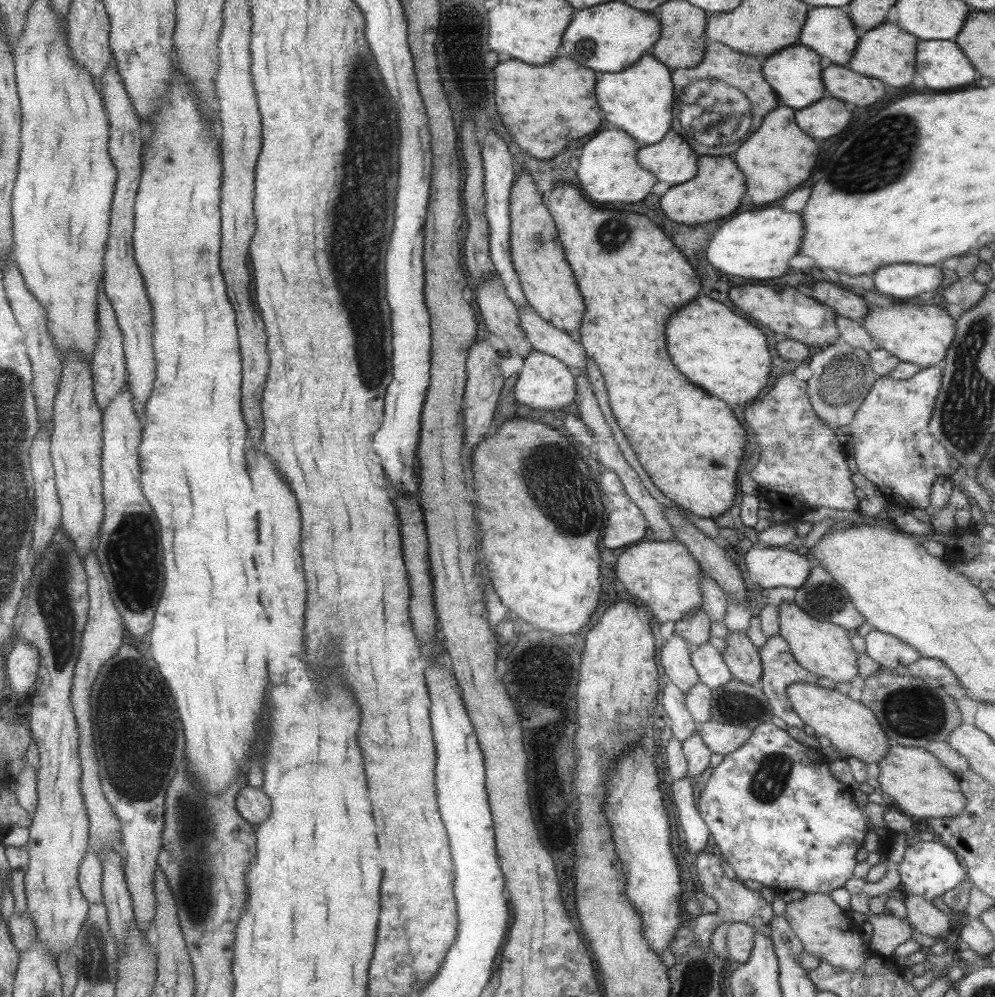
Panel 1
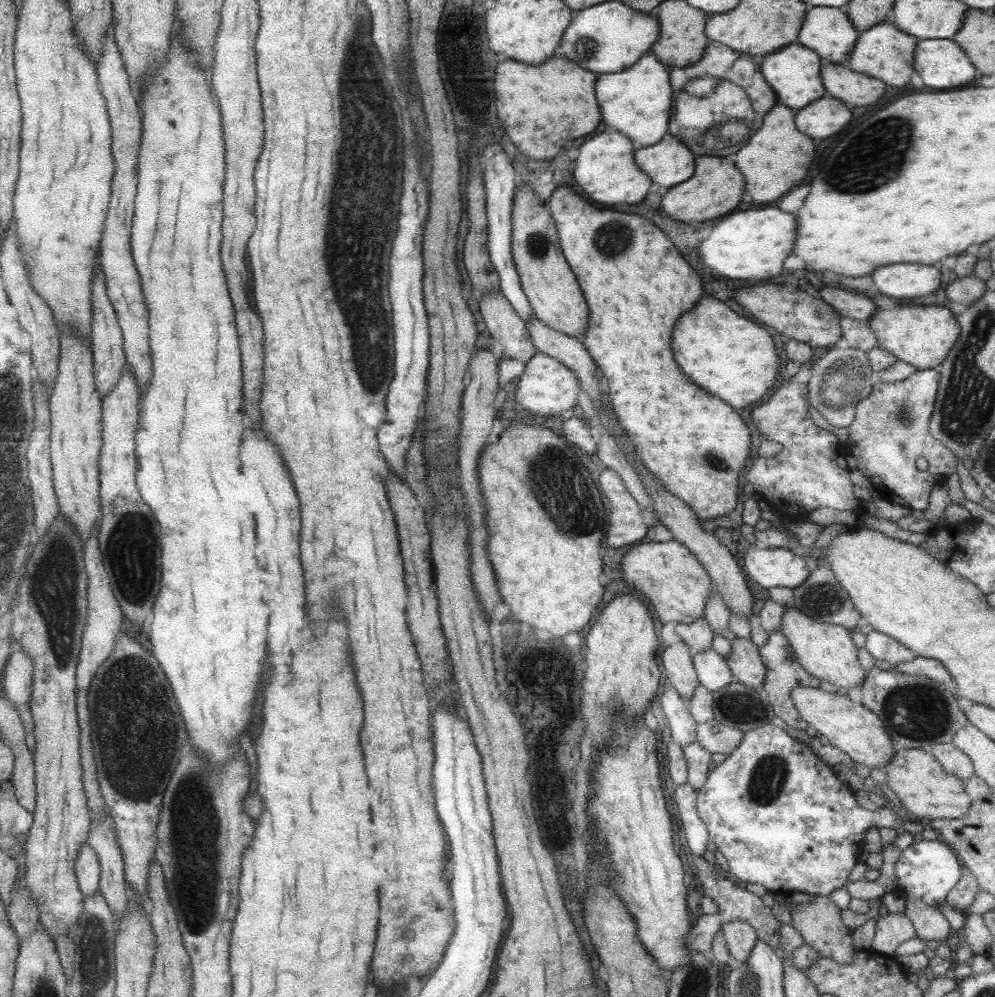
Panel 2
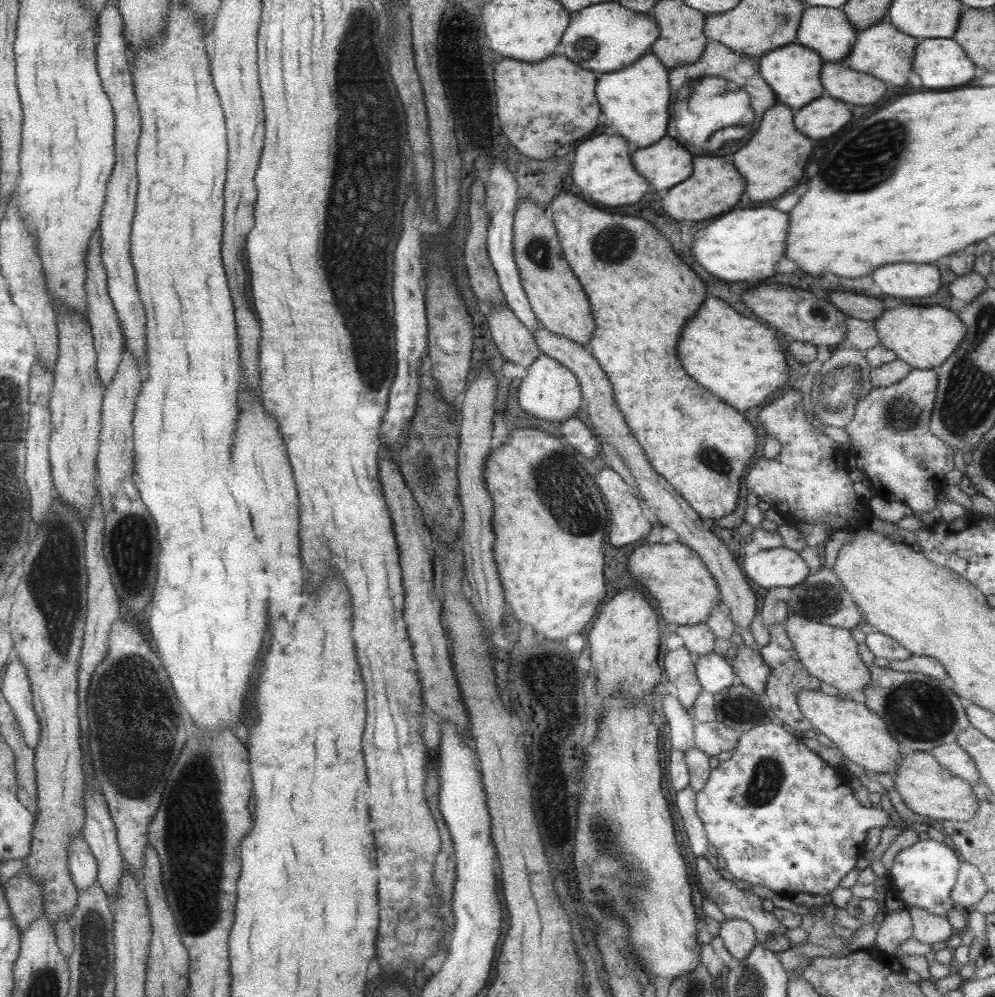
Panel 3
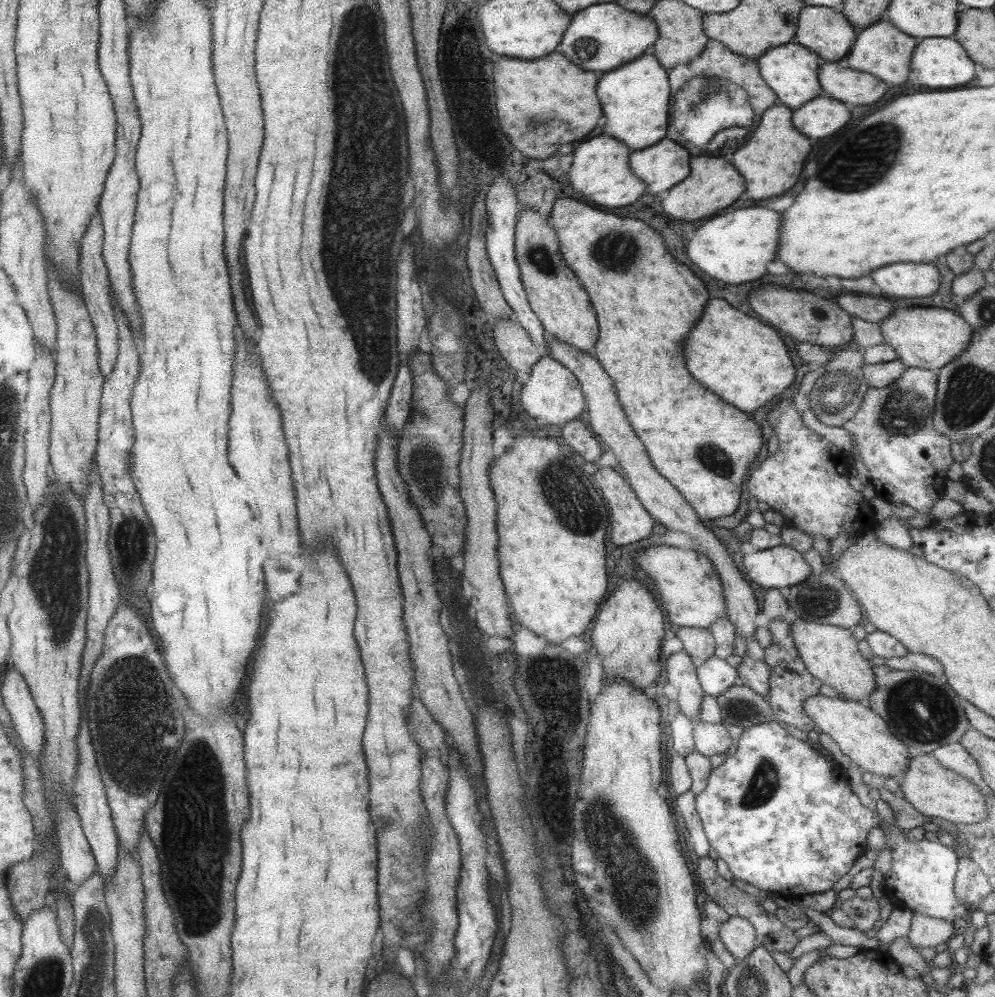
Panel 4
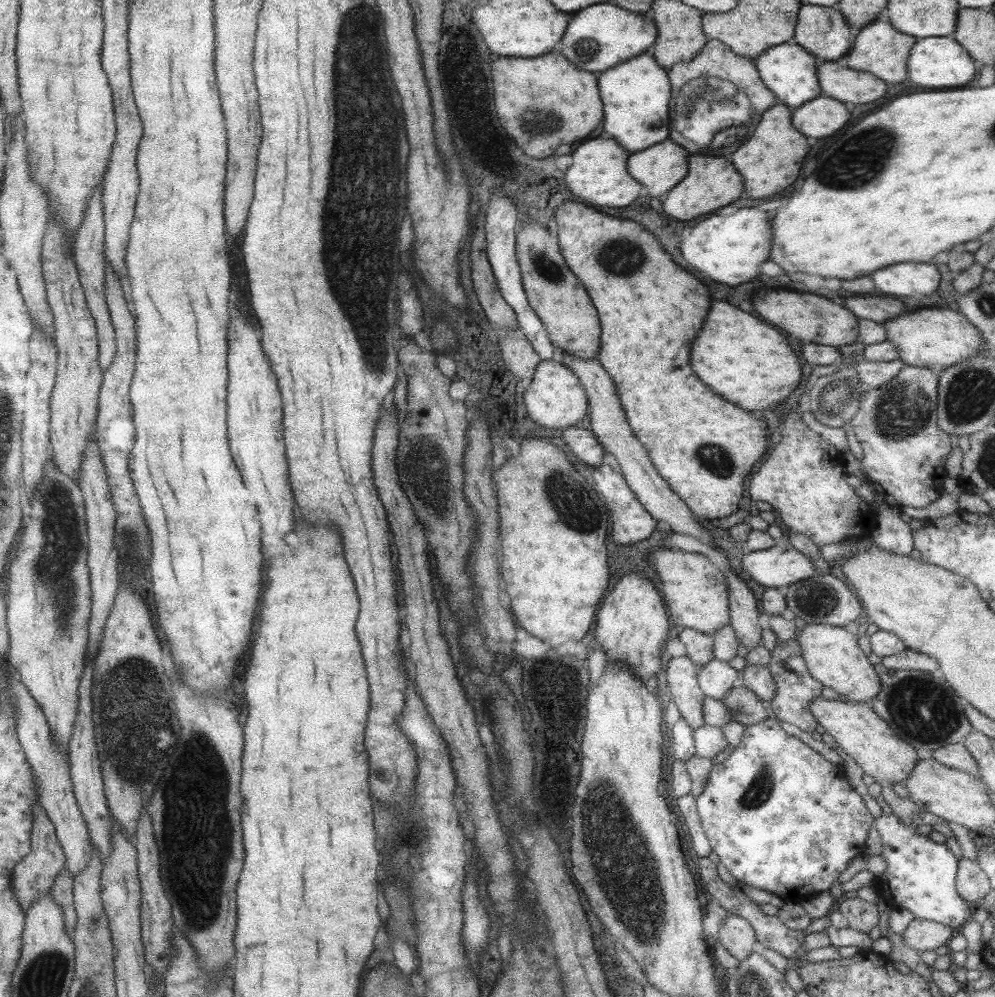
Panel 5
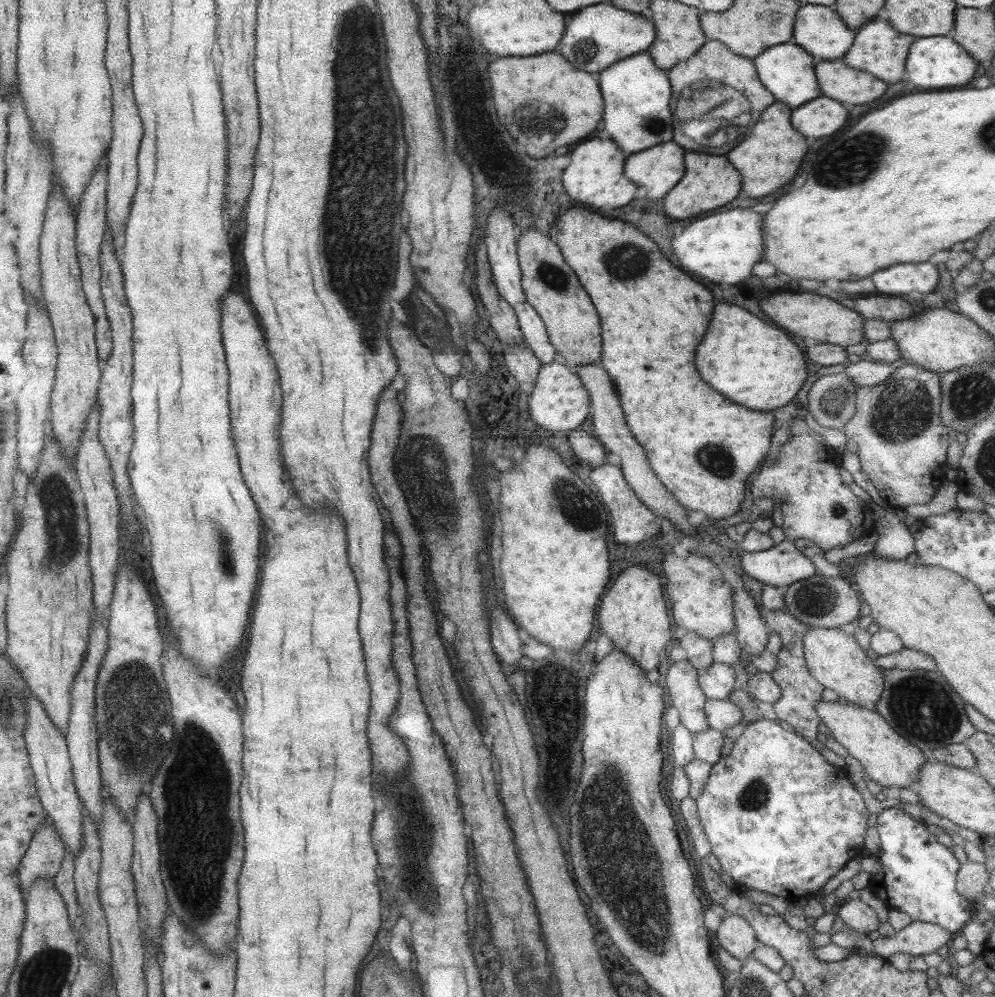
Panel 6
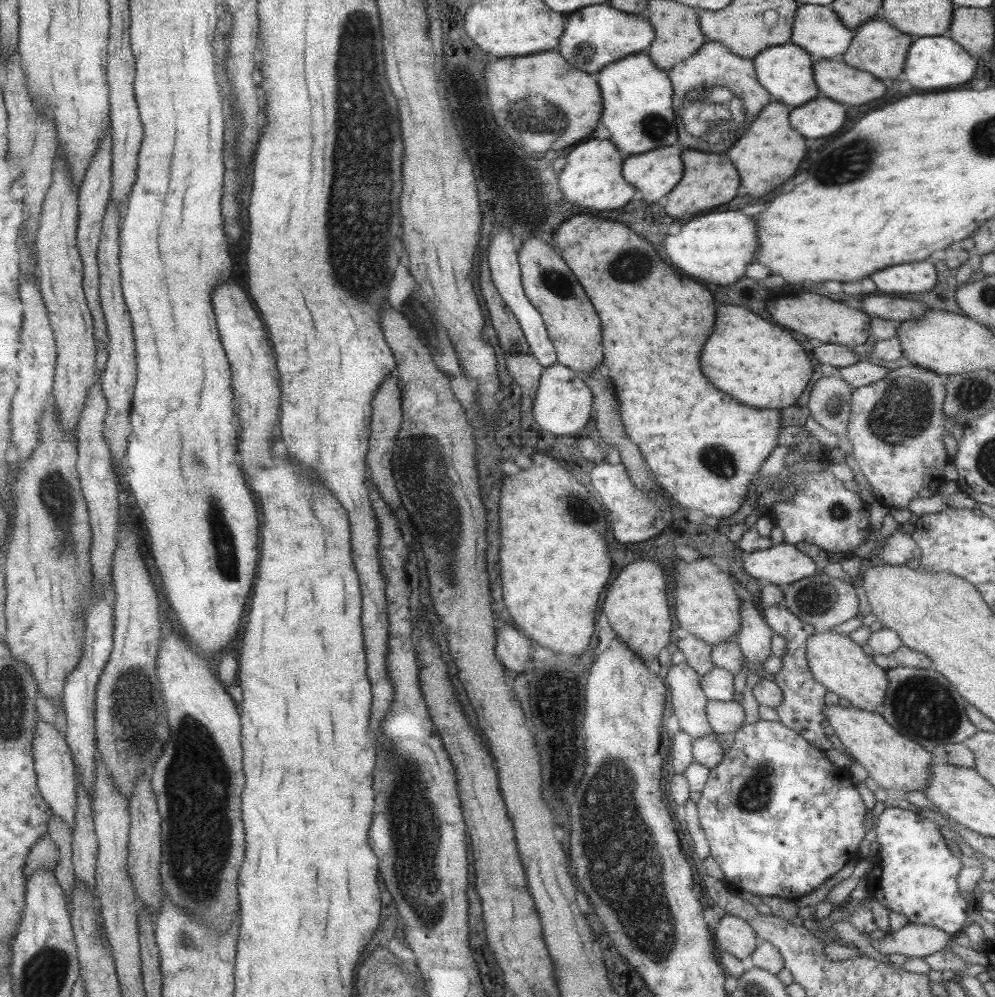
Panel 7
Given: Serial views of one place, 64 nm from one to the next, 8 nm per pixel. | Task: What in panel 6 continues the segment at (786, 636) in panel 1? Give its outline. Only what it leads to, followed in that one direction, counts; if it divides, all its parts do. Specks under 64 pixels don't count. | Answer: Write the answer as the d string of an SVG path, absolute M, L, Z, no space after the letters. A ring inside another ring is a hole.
M810 627L803 633L802 645L806 668L820 685L833 690L839 697L843 696L846 702L873 710L875 701L883 690L883 677L876 664L867 658L865 651L854 641L853 635L849 635L837 627Z

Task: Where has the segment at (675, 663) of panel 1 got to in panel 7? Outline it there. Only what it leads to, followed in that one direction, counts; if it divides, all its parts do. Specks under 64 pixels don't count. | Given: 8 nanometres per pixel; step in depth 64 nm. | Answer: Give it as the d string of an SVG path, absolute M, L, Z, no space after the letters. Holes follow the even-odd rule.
M685 662L673 664L664 683L671 693L671 708L678 720L678 728L692 738L712 732L706 719L707 698L702 691L699 678Z

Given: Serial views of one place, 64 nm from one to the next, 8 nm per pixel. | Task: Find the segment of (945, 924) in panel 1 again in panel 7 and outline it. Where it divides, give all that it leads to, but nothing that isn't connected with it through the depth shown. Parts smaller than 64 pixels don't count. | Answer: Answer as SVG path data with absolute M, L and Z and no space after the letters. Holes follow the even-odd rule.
M908 922L899 930L886 933L881 939L871 940L871 944L885 957L889 954L902 954L914 958L941 951L945 945L949 945L951 938L937 927Z

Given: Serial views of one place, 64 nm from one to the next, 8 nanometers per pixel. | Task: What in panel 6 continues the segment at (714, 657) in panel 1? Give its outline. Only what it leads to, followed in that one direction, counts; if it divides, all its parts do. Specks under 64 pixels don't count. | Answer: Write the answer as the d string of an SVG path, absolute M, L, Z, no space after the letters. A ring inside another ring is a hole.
M713 662L697 673L698 685L707 699L727 700L728 692L737 688L736 668Z

